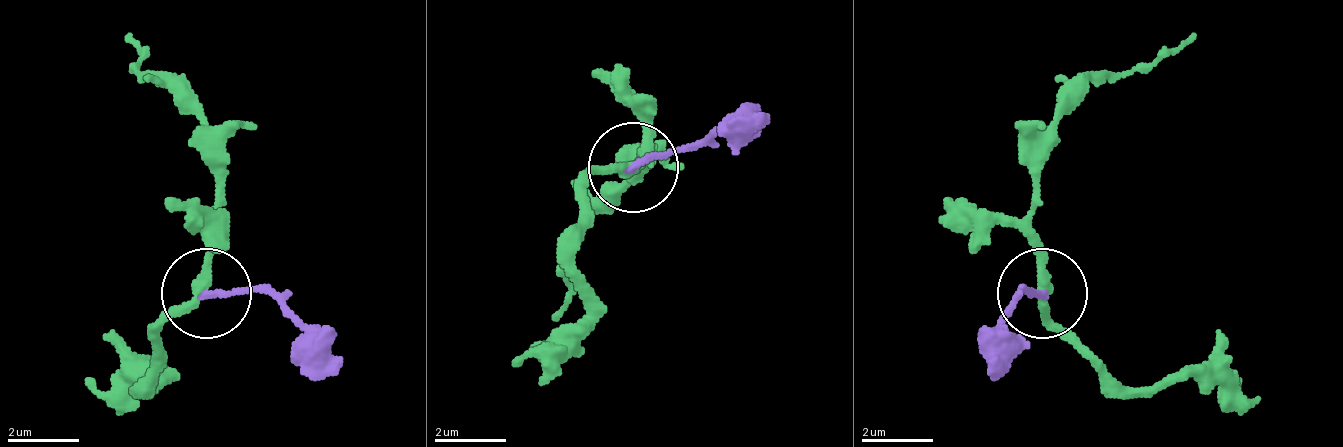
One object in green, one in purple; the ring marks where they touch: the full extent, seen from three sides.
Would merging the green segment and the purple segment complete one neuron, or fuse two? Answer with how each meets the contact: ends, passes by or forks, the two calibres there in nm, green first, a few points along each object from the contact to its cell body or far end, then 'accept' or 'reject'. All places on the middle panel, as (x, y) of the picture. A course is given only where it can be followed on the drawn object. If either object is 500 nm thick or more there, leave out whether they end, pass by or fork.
green passes by; purple ends there; 280 nm thick on the green side, 180 nm on the other; green runs (636, 170), (645, 152), (645, 161), (564, 251), (555, 323); purple runs (636, 170), (690, 152), (753, 116); reject

